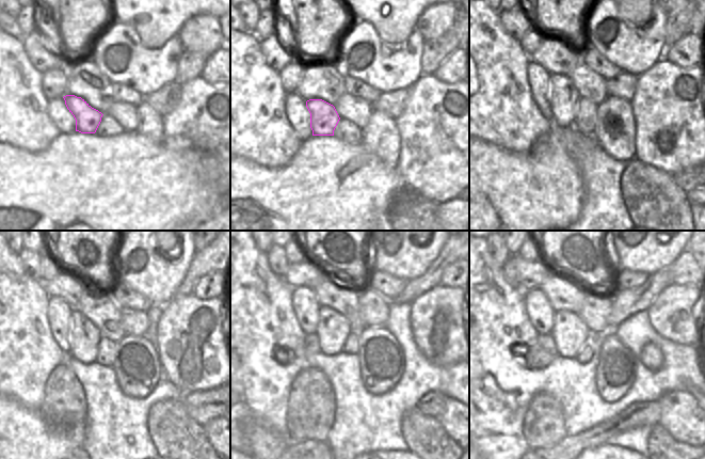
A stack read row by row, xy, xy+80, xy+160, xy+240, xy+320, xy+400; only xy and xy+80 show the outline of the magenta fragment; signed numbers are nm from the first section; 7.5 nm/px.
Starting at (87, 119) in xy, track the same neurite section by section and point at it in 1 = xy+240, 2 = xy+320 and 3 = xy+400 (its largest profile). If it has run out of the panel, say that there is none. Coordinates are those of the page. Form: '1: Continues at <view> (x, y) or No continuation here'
1: Continues at xy+240 (84, 336)
2: Continues at xy+320 (332, 330)
3: Continues at xy+400 (570, 333).

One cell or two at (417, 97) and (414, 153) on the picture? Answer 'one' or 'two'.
one

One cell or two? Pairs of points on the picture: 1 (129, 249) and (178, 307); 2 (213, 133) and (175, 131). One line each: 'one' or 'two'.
1: two
2: one

